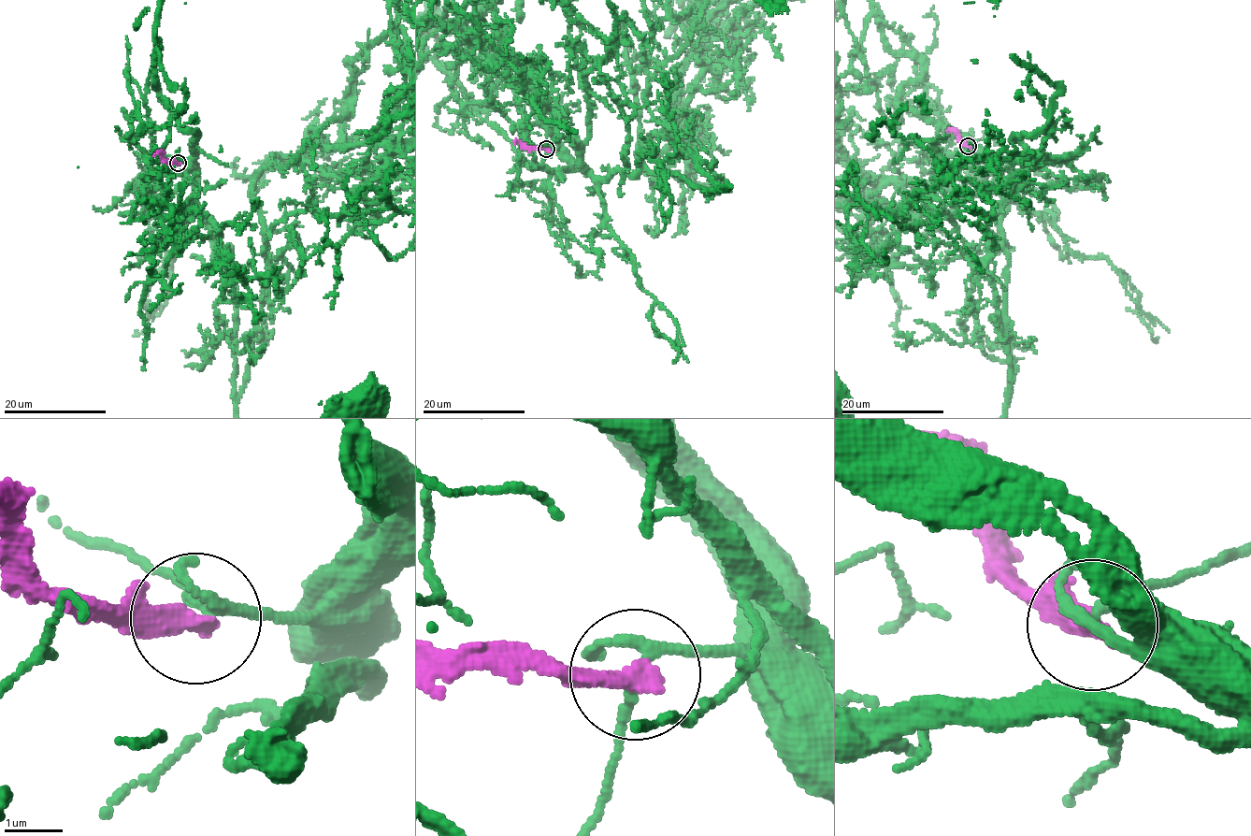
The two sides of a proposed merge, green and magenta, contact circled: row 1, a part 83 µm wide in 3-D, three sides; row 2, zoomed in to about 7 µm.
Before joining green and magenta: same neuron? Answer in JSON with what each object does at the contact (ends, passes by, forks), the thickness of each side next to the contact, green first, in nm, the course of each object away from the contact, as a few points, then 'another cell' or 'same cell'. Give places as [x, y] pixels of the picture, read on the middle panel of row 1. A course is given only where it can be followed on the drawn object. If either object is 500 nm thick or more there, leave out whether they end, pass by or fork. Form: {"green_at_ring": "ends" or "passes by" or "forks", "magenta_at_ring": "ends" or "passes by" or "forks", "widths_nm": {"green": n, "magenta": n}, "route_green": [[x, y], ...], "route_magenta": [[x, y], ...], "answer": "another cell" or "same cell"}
{"green_at_ring": "forks", "magenta_at_ring": "ends", "widths_nm": {"green": 160, "magenta": 360}, "route_magenta": [[546, 149], [528, 148], [519, 141], [514, 145]], "answer": "another cell"}

